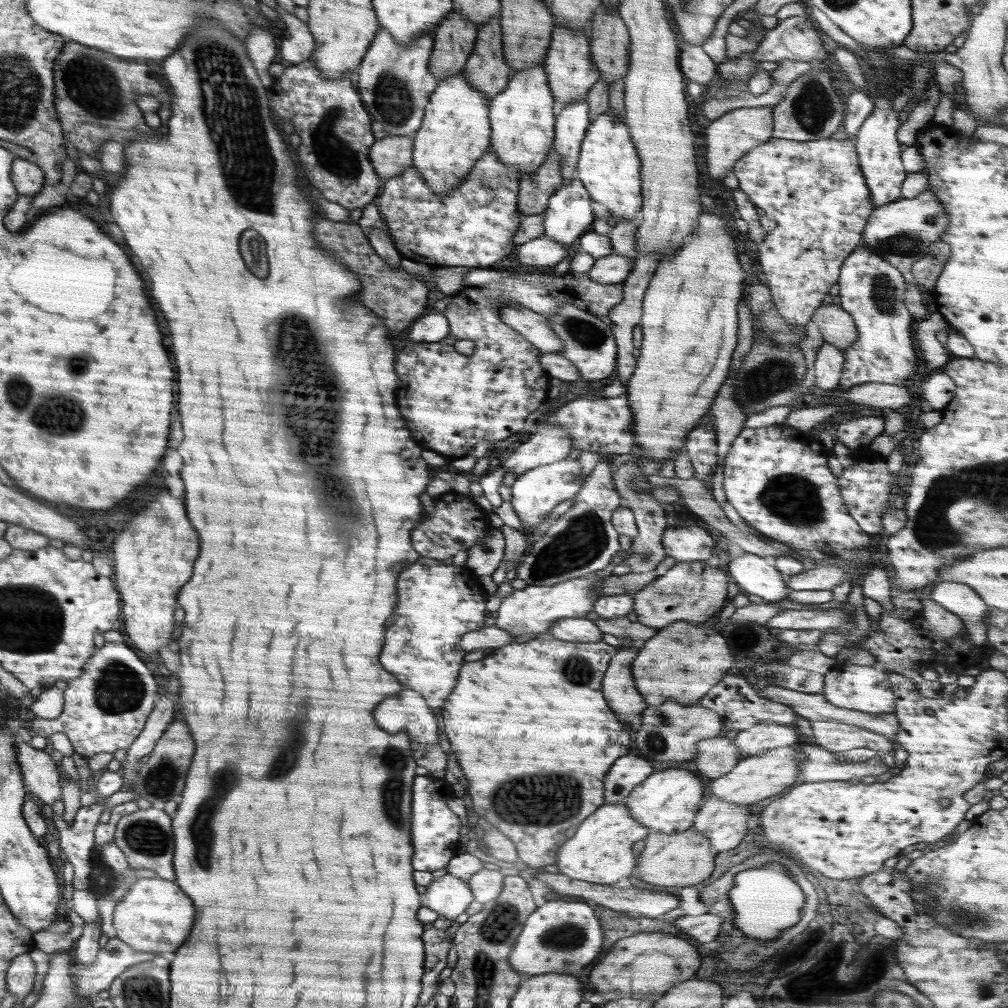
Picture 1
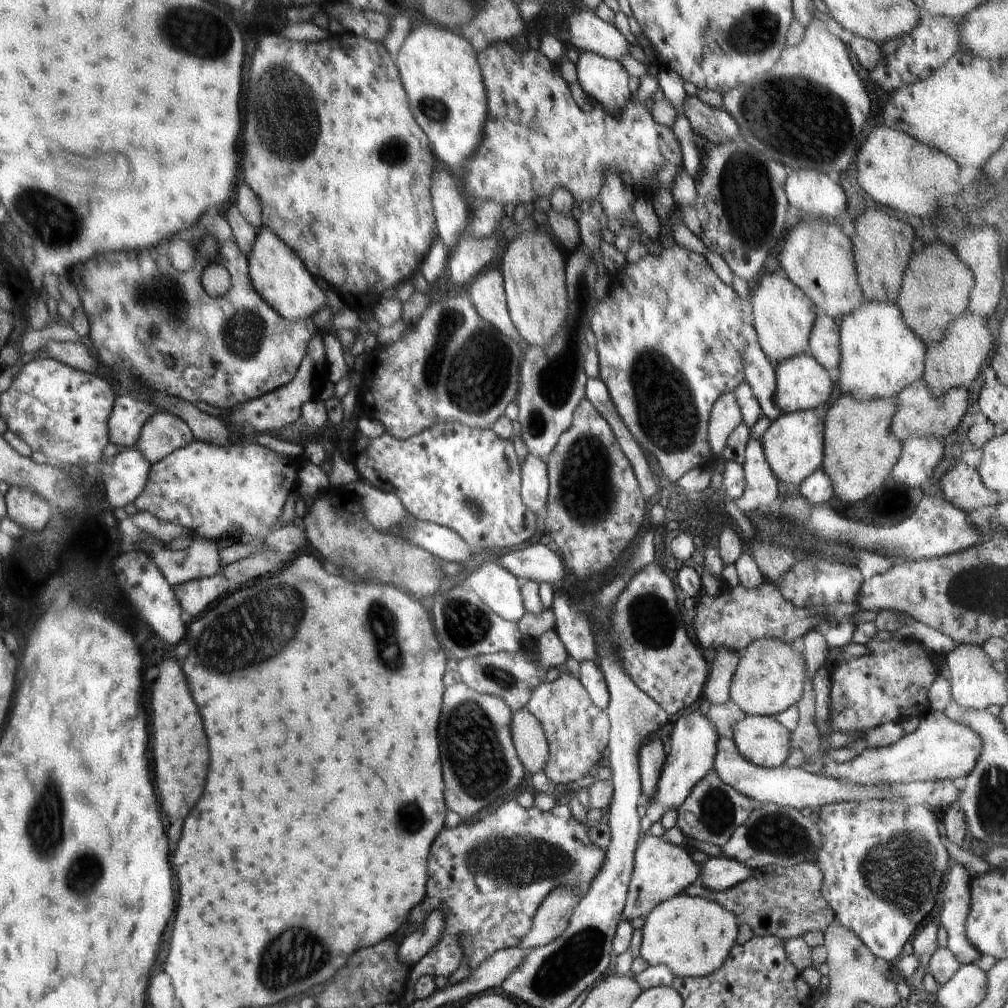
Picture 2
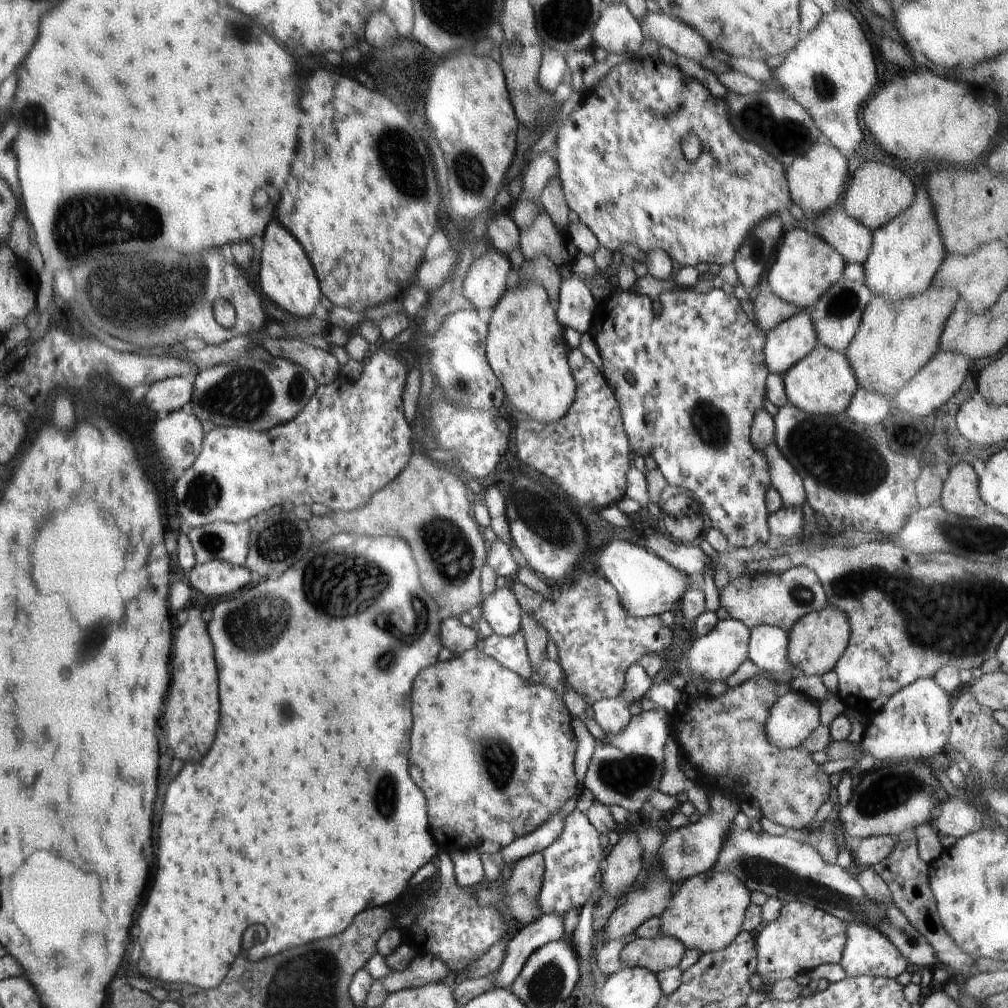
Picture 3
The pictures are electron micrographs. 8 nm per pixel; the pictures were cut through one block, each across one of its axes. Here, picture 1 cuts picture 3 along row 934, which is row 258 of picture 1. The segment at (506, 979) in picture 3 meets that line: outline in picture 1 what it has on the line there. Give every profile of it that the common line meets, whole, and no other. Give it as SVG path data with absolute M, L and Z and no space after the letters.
M544 234L528 243L519 245L517 249L518 264L528 267L550 267L550 270L573 252L565 244L556 243L554 239Z

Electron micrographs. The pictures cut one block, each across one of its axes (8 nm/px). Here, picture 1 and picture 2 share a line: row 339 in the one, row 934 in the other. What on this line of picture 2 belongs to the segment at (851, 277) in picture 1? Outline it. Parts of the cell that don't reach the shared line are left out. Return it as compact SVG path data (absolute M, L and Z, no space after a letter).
M871 799L867 802L833 803L826 804L820 808L820 818L817 824L821 831L823 842L821 850L817 854L815 864L823 875L822 897L834 912L836 922L841 926L851 929L866 949L876 958L884 959L887 963L895 962L904 955L903 947L915 935L917 926L926 918L936 902L936 895L942 888L948 866L952 861L943 846L938 829L937 822L941 821L941 813L932 812L932 810L921 805L908 805L899 801L890 801L889 799Z

